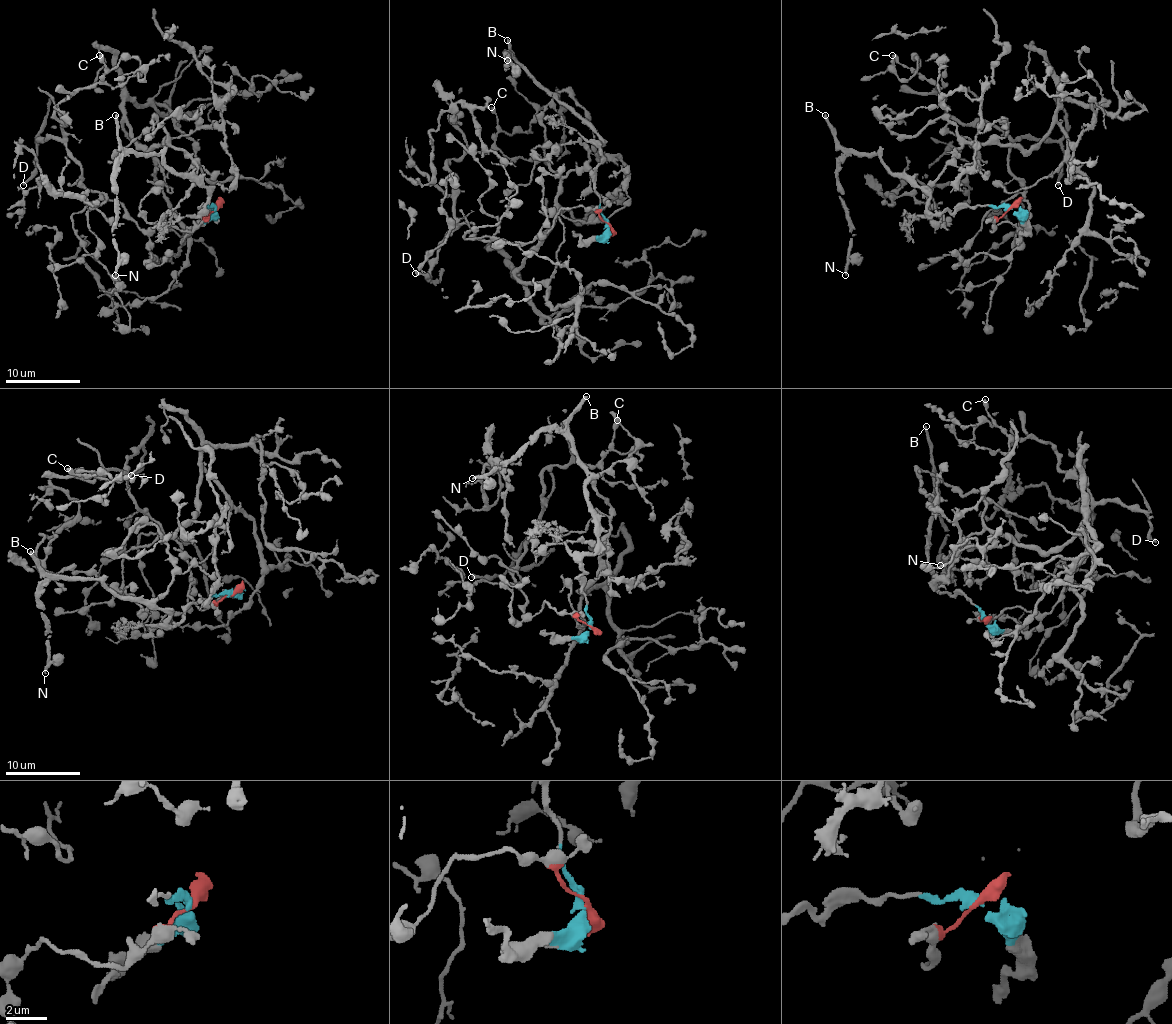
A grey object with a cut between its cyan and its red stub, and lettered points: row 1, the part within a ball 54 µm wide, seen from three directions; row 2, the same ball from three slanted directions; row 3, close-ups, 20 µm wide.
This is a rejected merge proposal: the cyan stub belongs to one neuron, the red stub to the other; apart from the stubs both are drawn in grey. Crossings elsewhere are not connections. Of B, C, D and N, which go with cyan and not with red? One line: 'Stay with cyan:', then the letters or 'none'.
Stay with cyan: B, N

